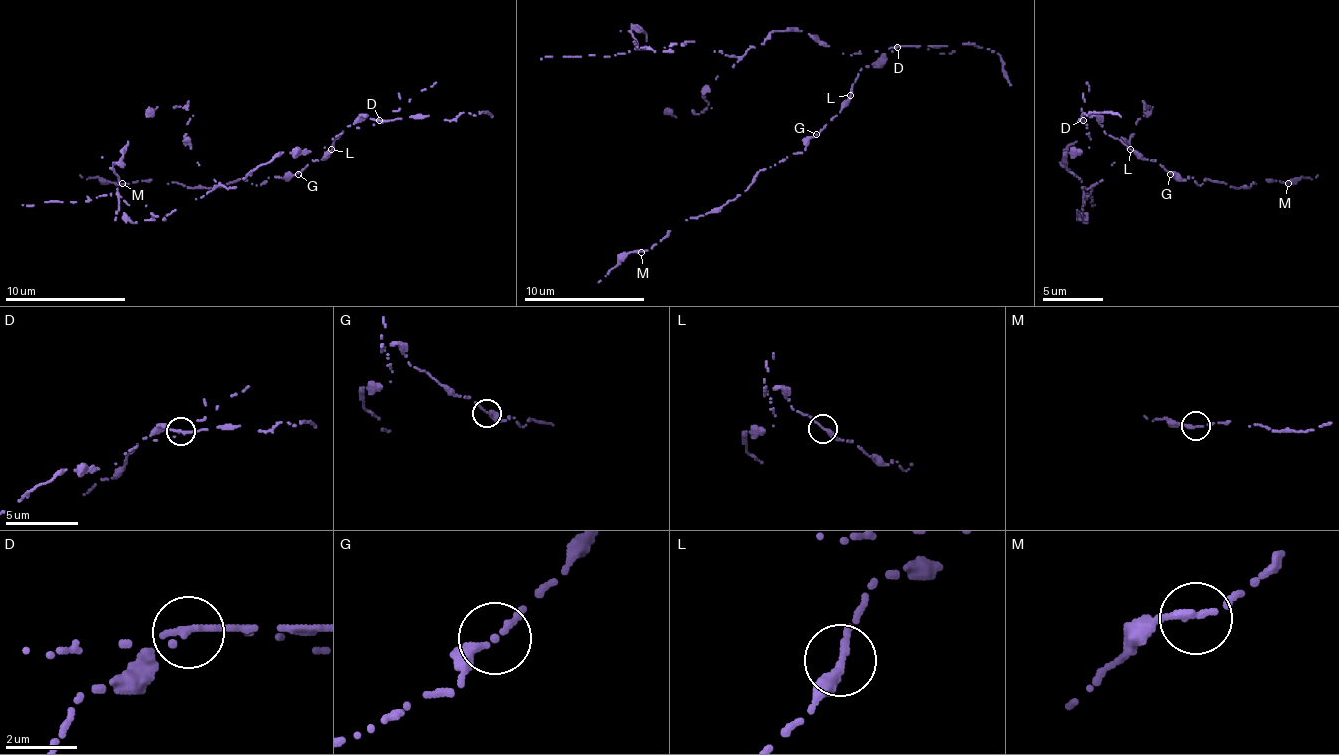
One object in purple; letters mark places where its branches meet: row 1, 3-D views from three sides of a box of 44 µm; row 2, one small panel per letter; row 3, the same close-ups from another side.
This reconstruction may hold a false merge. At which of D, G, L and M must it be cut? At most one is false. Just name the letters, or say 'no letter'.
D

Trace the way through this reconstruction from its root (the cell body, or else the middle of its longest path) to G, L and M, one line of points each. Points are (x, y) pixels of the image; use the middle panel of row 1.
G: (859, 53), (874, 53), (874, 62), (859, 71), (853, 92), (841, 113), (816, 134)
L: (859, 53), (874, 53), (874, 62), (859, 71), (850, 95)
M: (859, 53), (874, 53), (874, 62), (801, 153), (641, 252)

